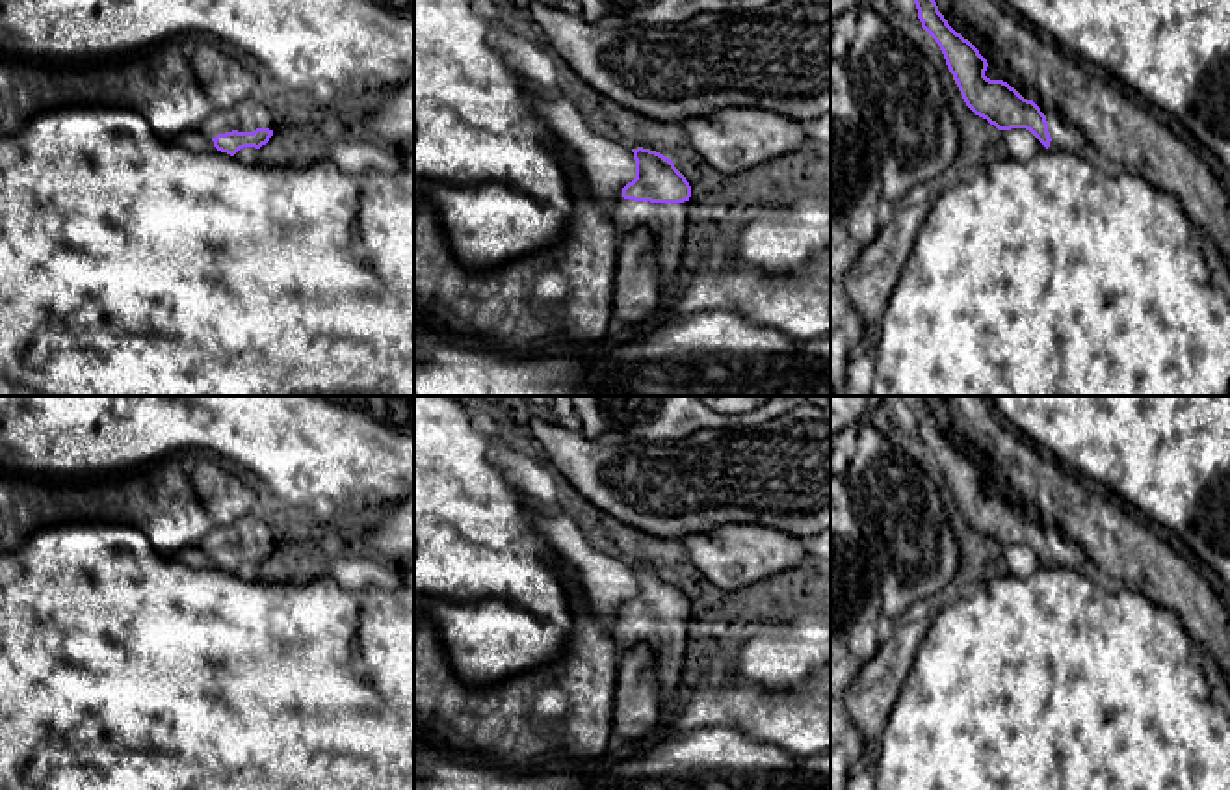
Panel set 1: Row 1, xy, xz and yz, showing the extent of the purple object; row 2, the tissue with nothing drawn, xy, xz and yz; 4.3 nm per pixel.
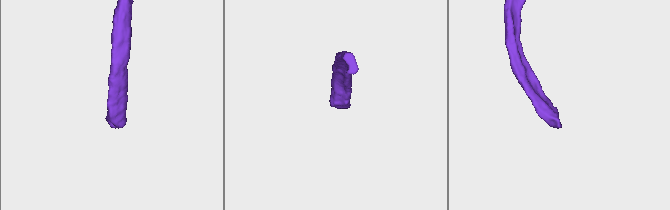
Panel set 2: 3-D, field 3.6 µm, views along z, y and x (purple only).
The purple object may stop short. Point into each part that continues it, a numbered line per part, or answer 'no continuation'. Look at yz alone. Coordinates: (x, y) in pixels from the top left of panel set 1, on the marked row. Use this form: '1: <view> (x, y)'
1: yz (1065, 136)

